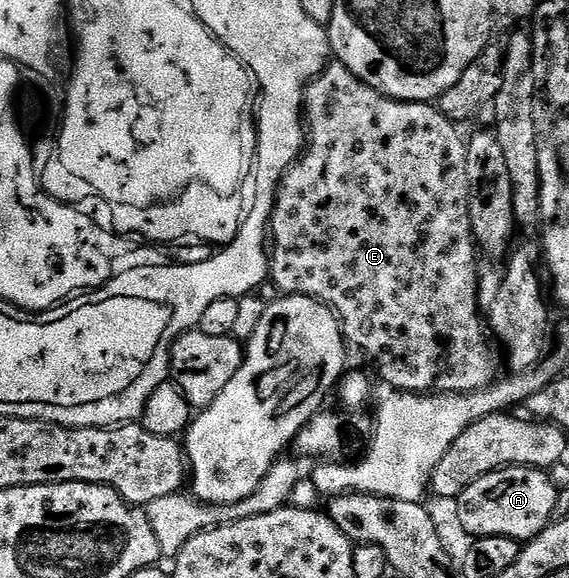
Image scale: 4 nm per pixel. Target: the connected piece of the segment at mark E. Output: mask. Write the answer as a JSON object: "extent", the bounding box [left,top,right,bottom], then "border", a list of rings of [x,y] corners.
{"extent":[267,62,503,394],"border":[[[336,62],[326,63],[325,66],[306,84],[303,91],[303,147],[299,155],[280,173],[281,185],[277,188],[277,197],[273,200],[273,213],[269,216],[269,248],[267,244],[267,276],[278,288],[278,293],[286,296],[310,296],[311,299],[317,300],[320,304],[333,312],[337,318],[337,323],[341,325],[341,335],[345,337],[346,345],[358,348],[371,363],[377,367],[377,372],[381,375],[381,380],[385,384],[390,384],[390,389],[399,392],[416,392],[418,394],[432,394],[435,392],[475,392],[480,388],[487,388],[490,384],[498,379],[503,360],[493,349],[494,341],[487,331],[486,321],[483,319],[483,309],[477,301],[477,266],[479,263],[479,249],[477,241],[473,238],[471,230],[471,218],[469,217],[469,183],[467,182],[467,154],[465,146],[466,137],[460,136],[458,125],[452,120],[446,118],[441,112],[440,107],[434,106],[429,102],[414,102],[412,100],[392,100],[389,96],[384,96],[382,92],[375,91],[371,86],[367,86],[351,70],[347,70],[341,64]]]}

